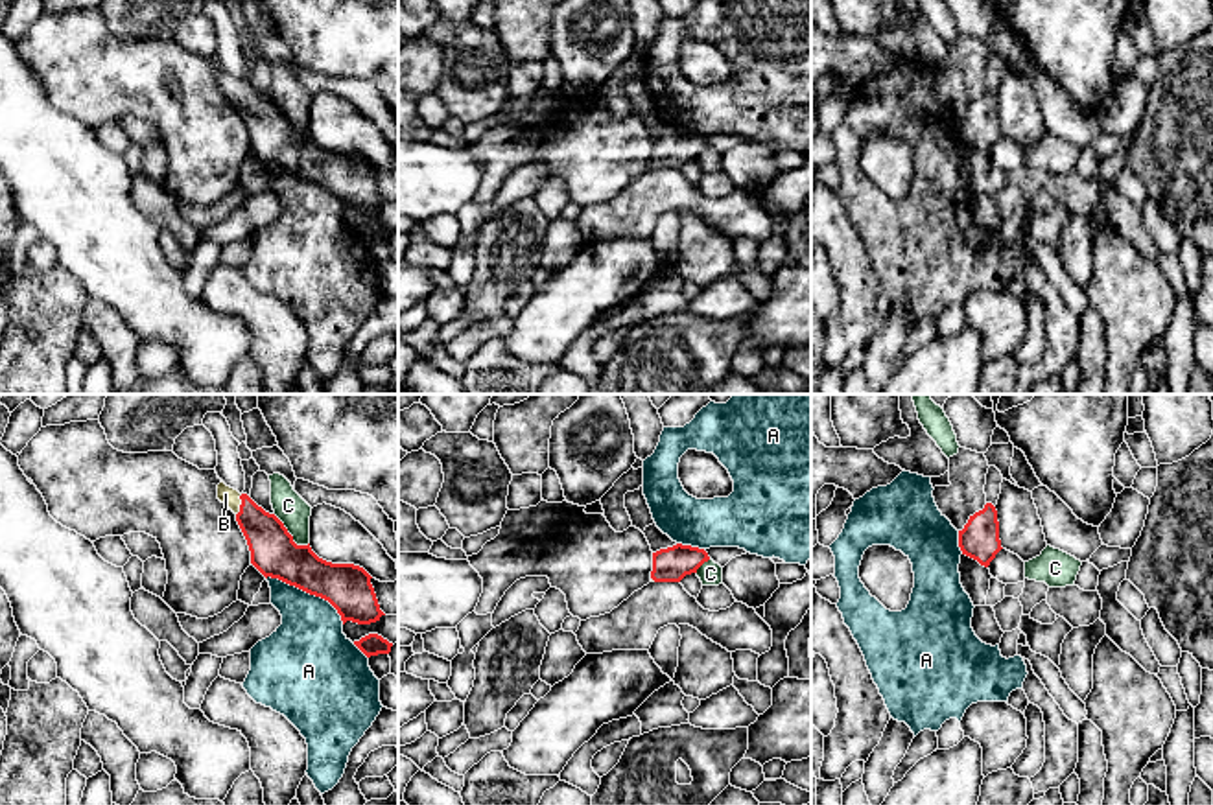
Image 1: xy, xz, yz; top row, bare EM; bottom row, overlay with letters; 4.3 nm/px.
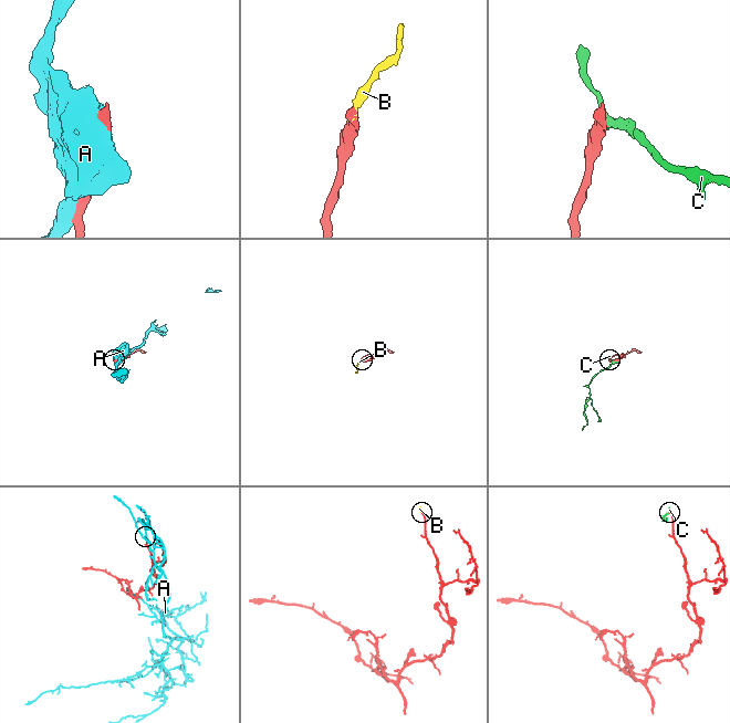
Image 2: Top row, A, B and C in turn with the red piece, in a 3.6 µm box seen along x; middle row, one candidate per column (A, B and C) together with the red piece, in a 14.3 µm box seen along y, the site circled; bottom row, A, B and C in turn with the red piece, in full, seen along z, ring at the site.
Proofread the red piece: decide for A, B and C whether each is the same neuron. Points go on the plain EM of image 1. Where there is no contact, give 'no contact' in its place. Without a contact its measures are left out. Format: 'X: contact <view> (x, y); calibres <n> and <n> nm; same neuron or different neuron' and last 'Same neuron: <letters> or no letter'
A: contact xy (308, 179); calibres 200 and 320 nm; different neuron
B: contact xy (240, 93); calibres 200 and 80 nm; same neuron
C: contact xy (290, 122); calibres 200 and 140 nm; different neuron
Same neuron: B

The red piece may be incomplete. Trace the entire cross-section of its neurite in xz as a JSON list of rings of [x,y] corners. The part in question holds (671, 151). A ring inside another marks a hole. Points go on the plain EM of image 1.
[[[677,131],[653,140],[651,166],[654,169],[680,169],[686,162],[697,160],[708,147],[704,136]]]

